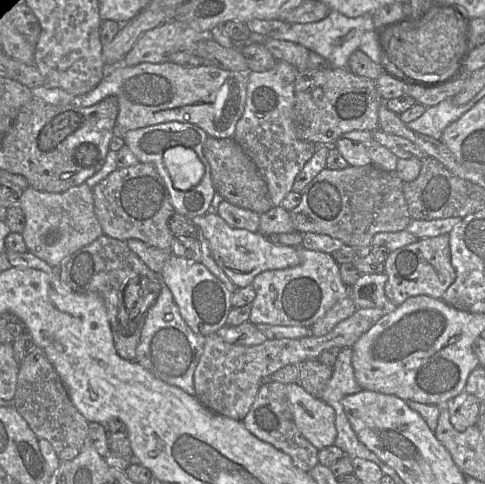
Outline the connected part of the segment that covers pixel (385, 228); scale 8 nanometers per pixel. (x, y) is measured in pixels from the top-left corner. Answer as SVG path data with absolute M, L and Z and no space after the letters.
M372 164L348 166L344 169L325 167L308 183L302 192L298 206L289 211L296 232L325 234L341 240L344 244L369 250L375 234L381 232L398 232L405 230L412 218L403 192L404 182L393 172L384 171Z

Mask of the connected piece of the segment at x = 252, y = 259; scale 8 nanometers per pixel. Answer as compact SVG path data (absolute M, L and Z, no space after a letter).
M214 210L196 220L196 225L208 241L214 260L238 288L250 285L261 272L294 267L301 262L299 247L276 245L260 232L233 228Z

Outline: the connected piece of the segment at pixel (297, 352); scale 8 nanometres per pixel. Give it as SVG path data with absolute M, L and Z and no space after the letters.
M357 308L348 318L339 322L333 329L322 336L306 336L301 338L267 339L261 344L244 346L225 342L217 333L205 337L203 353L194 372L195 397L211 411L242 421L256 399L257 393L265 378L288 364L298 364L308 359L317 359L326 349L352 347L385 312L382 308Z

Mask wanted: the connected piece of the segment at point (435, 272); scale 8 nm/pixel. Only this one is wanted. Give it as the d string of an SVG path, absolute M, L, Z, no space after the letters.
M449 235L418 239L392 251L384 262L384 272L388 277L384 287L385 294L392 306L399 306L408 298L419 295L443 298L456 279L456 271L451 264Z

